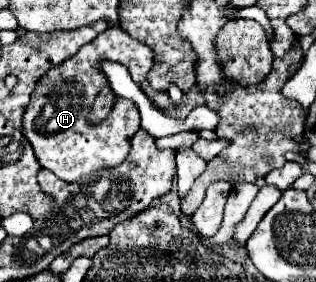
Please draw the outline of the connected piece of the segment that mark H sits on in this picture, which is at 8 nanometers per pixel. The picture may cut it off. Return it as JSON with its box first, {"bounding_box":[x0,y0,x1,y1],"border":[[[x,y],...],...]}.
{"bounding_box":[22,27,154,183],"border":[[[120,27],[108,29],[80,47],[76,55],[48,69],[48,73],[44,73],[44,77],[40,77],[36,83],[36,91],[32,93],[24,113],[22,129],[32,143],[40,165],[68,183],[120,165],[130,151],[132,135],[140,129],[138,107],[134,101],[124,97],[116,97],[108,119],[98,123],[88,121],[88,111],[92,109],[96,95],[108,85],[108,79],[100,69],[102,61],[120,61],[120,65],[124,65],[134,77],[134,83],[142,85],[154,65],[154,51],[146,43],[128,37],[128,33],[124,33]]]}

